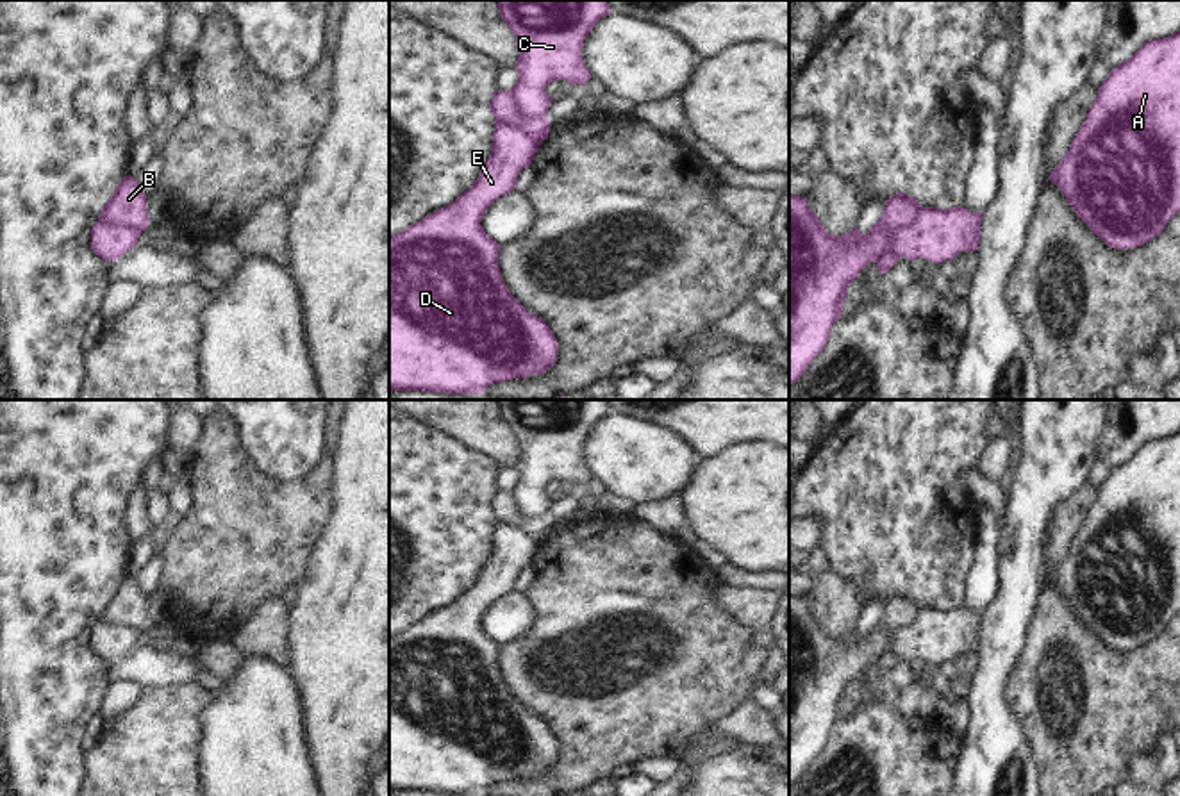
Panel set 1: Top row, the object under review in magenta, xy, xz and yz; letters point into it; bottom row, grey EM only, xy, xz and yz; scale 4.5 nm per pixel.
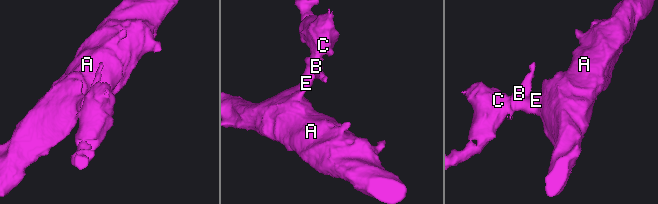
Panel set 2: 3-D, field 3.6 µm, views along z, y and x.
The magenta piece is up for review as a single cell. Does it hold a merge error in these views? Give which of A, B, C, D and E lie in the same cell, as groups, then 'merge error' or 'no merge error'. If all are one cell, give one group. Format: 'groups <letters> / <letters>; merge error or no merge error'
groups A C D E / B; merge error

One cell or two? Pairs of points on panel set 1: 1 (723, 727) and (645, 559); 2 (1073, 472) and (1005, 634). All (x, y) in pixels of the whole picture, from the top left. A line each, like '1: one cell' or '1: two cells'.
1: two cells
2: one cell

